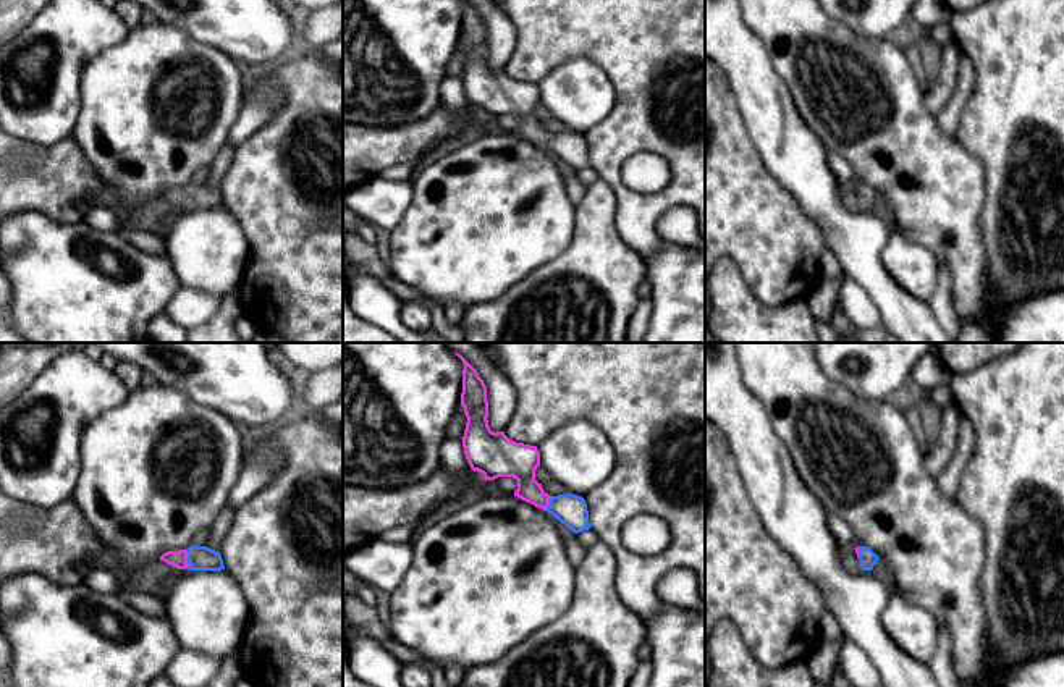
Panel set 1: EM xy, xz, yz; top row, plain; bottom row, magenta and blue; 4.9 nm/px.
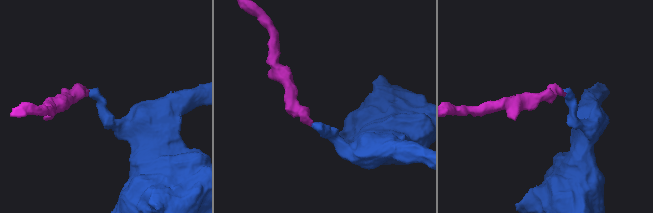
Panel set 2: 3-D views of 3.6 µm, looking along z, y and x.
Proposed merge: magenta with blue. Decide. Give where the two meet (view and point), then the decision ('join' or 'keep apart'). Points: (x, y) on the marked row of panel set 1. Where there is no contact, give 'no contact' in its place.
xy (186, 558) | join

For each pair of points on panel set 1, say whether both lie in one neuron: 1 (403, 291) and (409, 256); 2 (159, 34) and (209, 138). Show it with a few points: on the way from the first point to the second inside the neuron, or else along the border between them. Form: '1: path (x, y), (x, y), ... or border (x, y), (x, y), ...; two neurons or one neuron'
1: border (392, 275), (435, 303); two neurons
2: path (159, 60), (159, 84), (188, 112); one neuron

